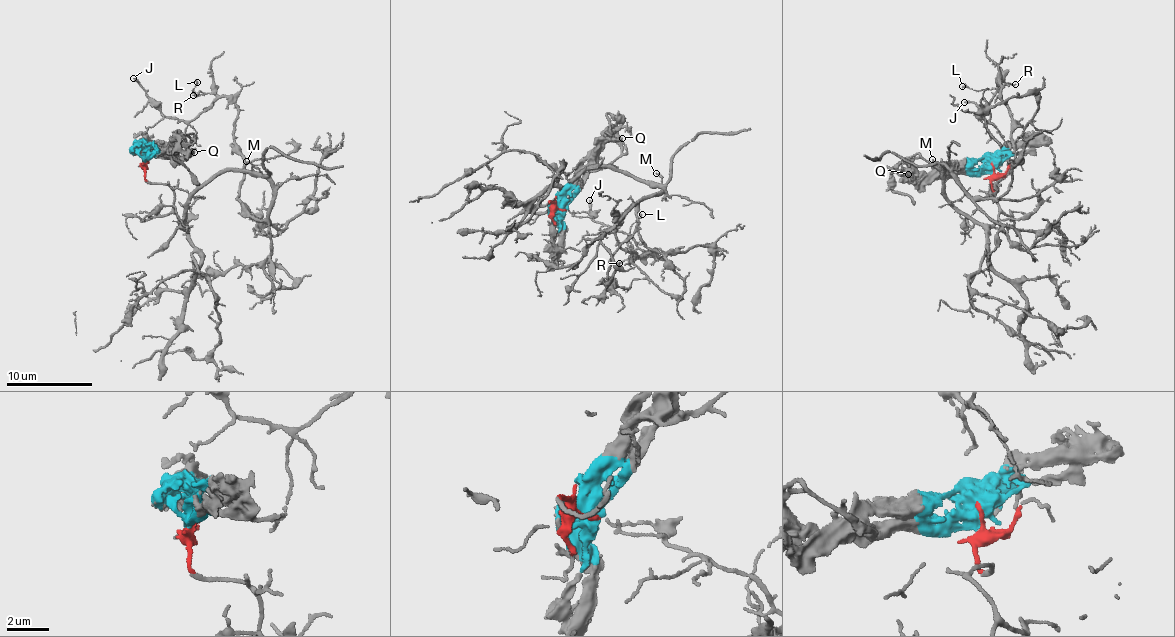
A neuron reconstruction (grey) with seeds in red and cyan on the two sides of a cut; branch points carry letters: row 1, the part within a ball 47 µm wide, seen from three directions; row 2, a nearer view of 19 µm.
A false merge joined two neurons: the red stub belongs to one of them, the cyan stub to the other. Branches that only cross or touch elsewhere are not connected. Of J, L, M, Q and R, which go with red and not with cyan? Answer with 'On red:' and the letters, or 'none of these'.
On red: J, L, M, R

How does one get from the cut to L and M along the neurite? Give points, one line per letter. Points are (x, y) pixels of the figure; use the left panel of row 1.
L: (148, 157), (182, 224), (227, 170), (269, 181), (265, 219), (238, 198), (238, 108), (198, 82)
M: (148, 157), (144, 175), (167, 184), (182, 224), (196, 192), (212, 180), (227, 170), (260, 172), (246, 161)

